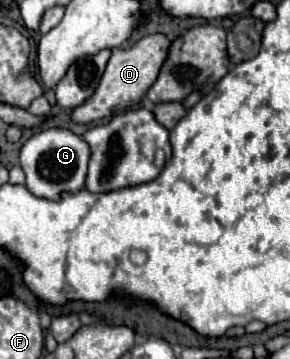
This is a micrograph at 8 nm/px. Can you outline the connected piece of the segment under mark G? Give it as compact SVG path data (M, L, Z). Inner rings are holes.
M47 128L33 134L21 148L19 164L27 176L27 188L41 198L57 198L61 192L77 192L85 186L87 166L91 158L89 144L65 128Z

